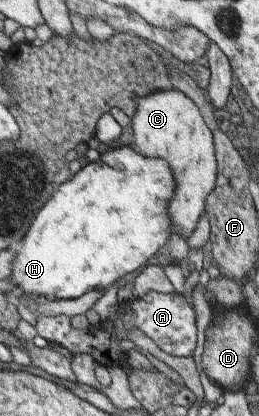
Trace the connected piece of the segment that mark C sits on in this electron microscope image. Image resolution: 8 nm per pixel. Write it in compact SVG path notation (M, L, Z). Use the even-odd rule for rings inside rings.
M178 90L152 93L140 100L139 108L130 117L132 143L129 147L146 157L158 158L170 166L176 192L168 203L173 232L190 236L197 225L198 216L204 212L204 198L215 185L216 160L212 146L212 132L204 126L198 106L190 97Z

